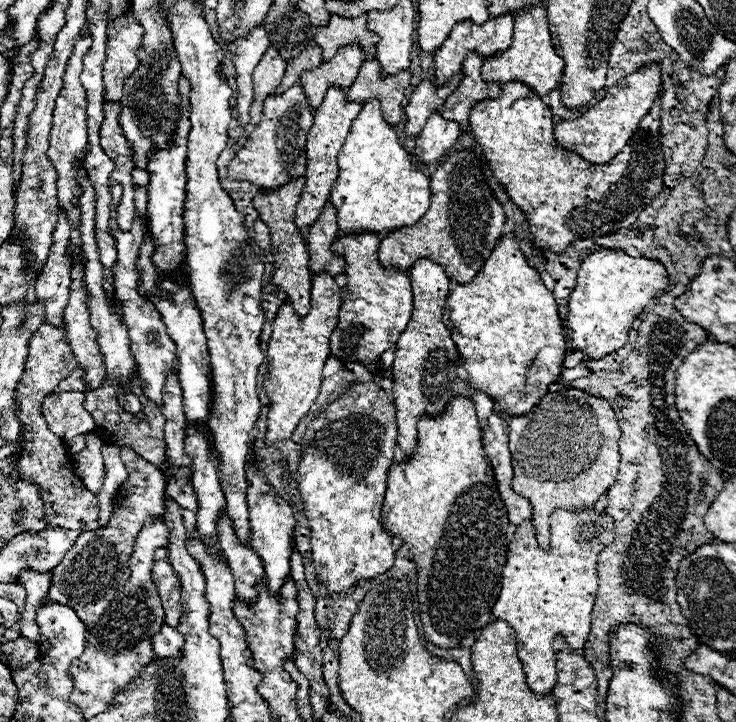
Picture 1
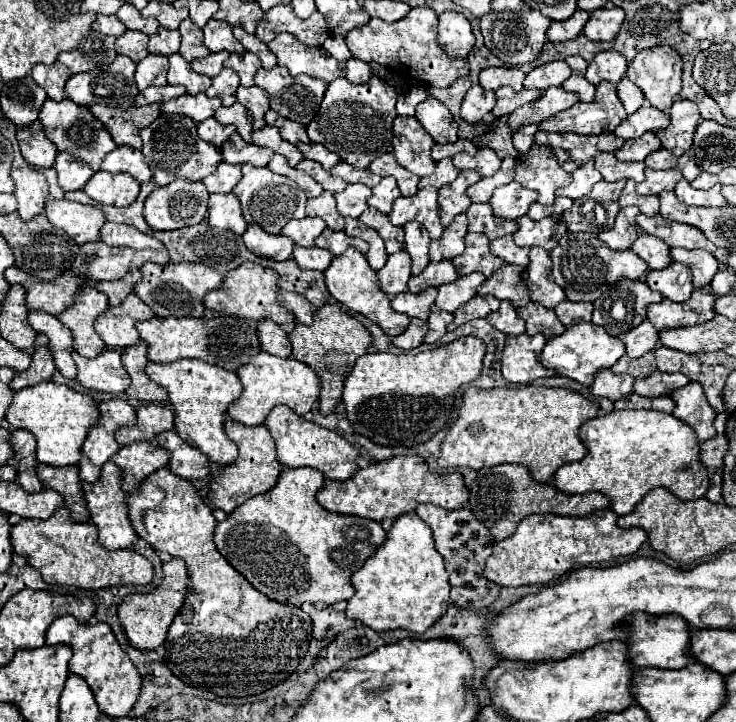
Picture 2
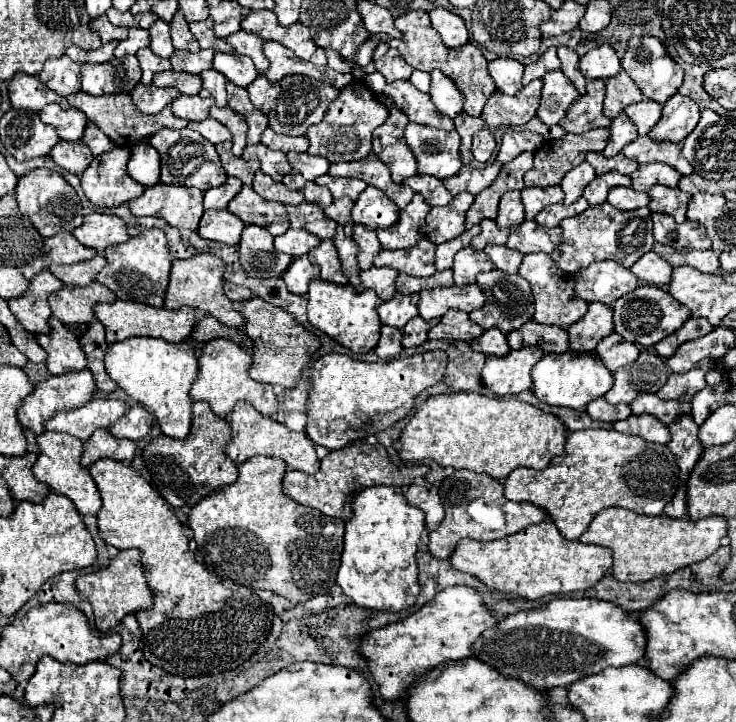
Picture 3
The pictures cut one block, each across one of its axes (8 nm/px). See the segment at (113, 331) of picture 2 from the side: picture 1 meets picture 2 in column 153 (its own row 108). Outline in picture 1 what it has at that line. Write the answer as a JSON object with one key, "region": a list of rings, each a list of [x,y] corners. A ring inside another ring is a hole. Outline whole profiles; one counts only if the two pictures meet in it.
{"region":[[[344,46],[332,60],[322,62],[314,72],[302,74],[300,84],[304,88],[304,94],[312,106],[312,110],[318,110],[322,104],[322,98],[326,96],[326,90],[330,86],[348,88],[352,86],[354,78],[358,76],[358,70],[362,66],[362,48],[358,46]]]}

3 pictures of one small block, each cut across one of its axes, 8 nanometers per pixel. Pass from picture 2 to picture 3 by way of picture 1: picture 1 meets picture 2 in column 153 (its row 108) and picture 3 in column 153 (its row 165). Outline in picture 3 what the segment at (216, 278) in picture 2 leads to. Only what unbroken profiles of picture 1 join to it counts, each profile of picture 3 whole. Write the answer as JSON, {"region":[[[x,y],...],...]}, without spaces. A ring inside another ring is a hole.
{"region":[[[160,228],[134,236],[126,244],[110,246],[104,250],[104,256],[106,256],[106,266],[96,276],[96,282],[108,286],[118,296],[118,300],[142,302],[142,304],[152,304],[156,308],[164,308],[162,304],[170,282],[172,256],[170,256],[166,234]]]}

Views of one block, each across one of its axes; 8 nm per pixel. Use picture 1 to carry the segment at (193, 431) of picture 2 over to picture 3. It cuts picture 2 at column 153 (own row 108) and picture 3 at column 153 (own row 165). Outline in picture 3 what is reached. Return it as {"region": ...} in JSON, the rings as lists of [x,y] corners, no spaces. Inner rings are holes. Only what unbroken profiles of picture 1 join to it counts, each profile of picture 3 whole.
{"region":[[[130,338],[108,346],[106,370],[116,384],[150,414],[154,414],[162,432],[182,440],[192,430],[190,388],[198,376],[198,356],[188,342],[166,342],[158,338]]]}

